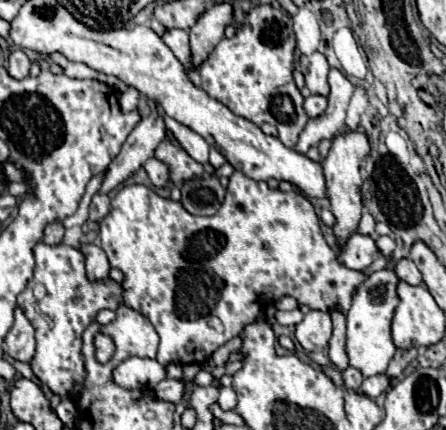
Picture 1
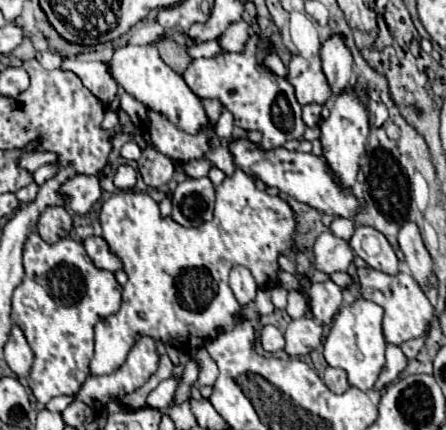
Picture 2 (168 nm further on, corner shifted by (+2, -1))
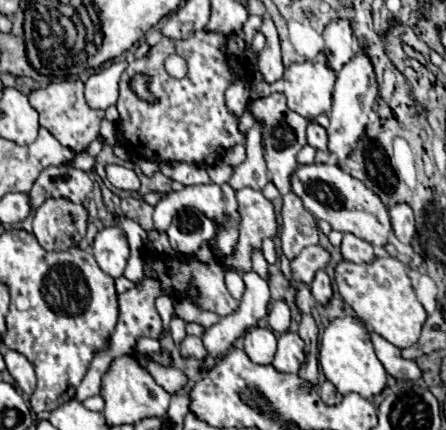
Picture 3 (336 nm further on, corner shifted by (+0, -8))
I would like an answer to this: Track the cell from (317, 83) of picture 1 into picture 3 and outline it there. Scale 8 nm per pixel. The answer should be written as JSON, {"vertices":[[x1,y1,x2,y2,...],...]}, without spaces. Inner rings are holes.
{"vertices":[[320,52,320,56,316,56,314,60,306,60,302,64,290,64,284,72,284,76,274,82,274,84,266,84,266,82,256,82,252,86,252,92,250,92,250,98,264,98,274,92,280,92,288,98,288,108,298,112,300,116,304,118,314,118,318,114,324,114,324,112,330,112,330,104,332,104,332,90,334,90,334,82,336,82,336,72,332,72,328,60,326,60,326,54]]}

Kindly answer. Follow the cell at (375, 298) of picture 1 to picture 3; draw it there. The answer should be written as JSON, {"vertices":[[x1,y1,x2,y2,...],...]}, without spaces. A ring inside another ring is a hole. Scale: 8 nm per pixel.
{"vertices":[[342,316,324,330,322,340,320,340,320,368,326,376,328,382,336,386,340,394,350,394,356,392,364,398,372,398,380,394,386,386,386,370,380,364,372,342,370,342,370,330,364,322,352,318,352,316]]}

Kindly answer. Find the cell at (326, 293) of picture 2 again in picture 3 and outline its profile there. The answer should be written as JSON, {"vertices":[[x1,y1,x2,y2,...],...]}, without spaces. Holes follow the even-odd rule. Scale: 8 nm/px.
{"vertices":[[324,270,316,272,314,282,310,284,310,290,312,290,312,296,316,298,316,302,326,304,326,302,330,300,330,296,332,296,332,286,330,286,330,278,328,278,328,274,326,274]]}

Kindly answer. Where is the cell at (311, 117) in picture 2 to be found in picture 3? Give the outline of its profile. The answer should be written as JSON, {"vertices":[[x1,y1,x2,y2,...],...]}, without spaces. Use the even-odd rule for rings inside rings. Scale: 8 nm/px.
{"vertices":[[310,122,308,124,308,144,312,146,312,148,316,148,316,150,328,150,326,148,326,144,328,144,328,136,326,136,326,130,320,126,320,124,316,124,316,122]]}

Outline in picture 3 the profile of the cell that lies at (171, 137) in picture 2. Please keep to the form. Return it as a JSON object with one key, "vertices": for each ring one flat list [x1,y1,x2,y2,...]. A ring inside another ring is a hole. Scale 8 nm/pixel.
{"vertices":[[200,30,188,40,170,40,162,38,154,44,148,56,130,60,128,68,120,80,120,98,116,108,120,112,118,118,118,132,126,143,136,148,136,153,142,158,156,160,156,162,188,162,198,166,212,166,224,156,224,152,236,144,244,144,244,132,238,128,238,116,234,116,224,102,226,88,234,82,242,70,238,64,234,68,234,58,222,52,226,44,226,36,220,32],[170,54,178,54,186,60,188,72,182,80,170,78,164,70,164,60],[146,74,148,76,148,90,154,96,154,102,140,100,132,88,132,76],[206,112,206,116,198,114]]}

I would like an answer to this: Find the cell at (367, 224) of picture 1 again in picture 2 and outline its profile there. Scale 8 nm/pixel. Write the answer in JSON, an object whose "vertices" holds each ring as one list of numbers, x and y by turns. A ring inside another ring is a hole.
{"vertices":[[336,217,336,219,332,221,330,229,332,229,332,233,334,233,336,237,342,237,342,239,346,239,346,241,348,241,348,239,354,235,356,221,354,221,354,219,350,219,350,217]]}

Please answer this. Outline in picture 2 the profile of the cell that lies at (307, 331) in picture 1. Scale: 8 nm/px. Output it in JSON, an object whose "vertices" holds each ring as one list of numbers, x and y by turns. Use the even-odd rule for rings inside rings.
{"vertices":[[302,317,290,321,284,337,286,337,284,351,292,357,300,357,300,355,308,355,310,351,322,345,324,329,312,317]]}

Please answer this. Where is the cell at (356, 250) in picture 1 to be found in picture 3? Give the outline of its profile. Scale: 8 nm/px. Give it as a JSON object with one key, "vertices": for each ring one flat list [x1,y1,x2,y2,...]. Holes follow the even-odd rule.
{"vertices":[[308,246,300,252,300,256,296,256,294,260,290,260,290,272,292,272,292,280,294,282,304,282,304,284,312,284,314,274,318,268,324,268,328,262,330,254,320,248,320,246]]}

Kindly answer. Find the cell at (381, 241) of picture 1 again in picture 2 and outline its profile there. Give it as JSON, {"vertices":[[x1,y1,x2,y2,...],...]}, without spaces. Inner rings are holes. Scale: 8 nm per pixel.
{"vertices":[[366,225,356,227,356,231,350,239,350,245,352,245,354,253,358,257,362,257,372,269,388,273,388,275,400,273,400,261,394,253,392,245,374,227,366,227]]}

